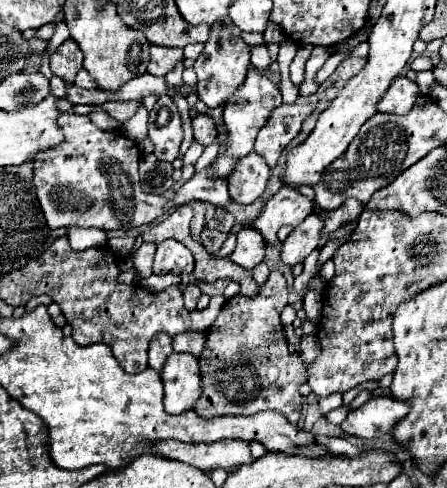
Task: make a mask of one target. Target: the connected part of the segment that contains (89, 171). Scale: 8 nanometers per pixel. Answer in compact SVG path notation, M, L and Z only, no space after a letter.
M59 116L65 142L35 156L35 192L49 228L95 226L101 230L127 230L149 224L163 216L173 202L145 194L139 182L139 148L117 130L97 128L89 116Z

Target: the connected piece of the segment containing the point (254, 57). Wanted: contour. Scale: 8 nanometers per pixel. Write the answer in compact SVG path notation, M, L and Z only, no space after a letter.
M253 46L251 48L251 64L259 70L269 70L271 58L269 58L269 52L265 46Z

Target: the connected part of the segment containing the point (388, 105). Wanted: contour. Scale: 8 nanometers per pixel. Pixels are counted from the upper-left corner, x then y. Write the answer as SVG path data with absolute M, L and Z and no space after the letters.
M397 78L379 100L377 110L385 114L409 114L417 96L419 88L415 82L411 82L409 78Z

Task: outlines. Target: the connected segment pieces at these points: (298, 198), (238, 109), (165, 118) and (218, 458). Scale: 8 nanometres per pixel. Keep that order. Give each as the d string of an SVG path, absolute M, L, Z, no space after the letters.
M283 186L277 194L273 194L265 202L261 214L251 224L247 224L247 226L237 224L237 226L233 226L231 232L237 234L243 228L255 228L267 238L267 242L271 243L280 252L282 242L277 238L279 228L287 226L287 224L297 226L311 212L313 212L313 202L309 198L305 198L303 194L299 194L293 188Z
M249 66L247 72L247 82L243 84L243 90L239 90L239 94L235 96L235 102L231 102L231 106L225 106L223 110L223 120L227 122L229 128L229 136L225 142L227 152L219 154L217 160L209 166L213 178L227 178L227 174L231 174L231 166L235 164L235 158L241 158L243 154L249 154L253 150L257 132L267 124L267 120L271 118L271 112L281 104L281 92L277 90L277 86L263 74L259 74L253 66Z
M161 96L149 112L149 140L155 144L155 156L173 162L181 146L181 114L169 96Z
M177 440L153 444L153 452L179 462L187 462L203 472L223 468L231 470L239 464L251 464L249 444L243 440L219 440L215 444L183 444Z

